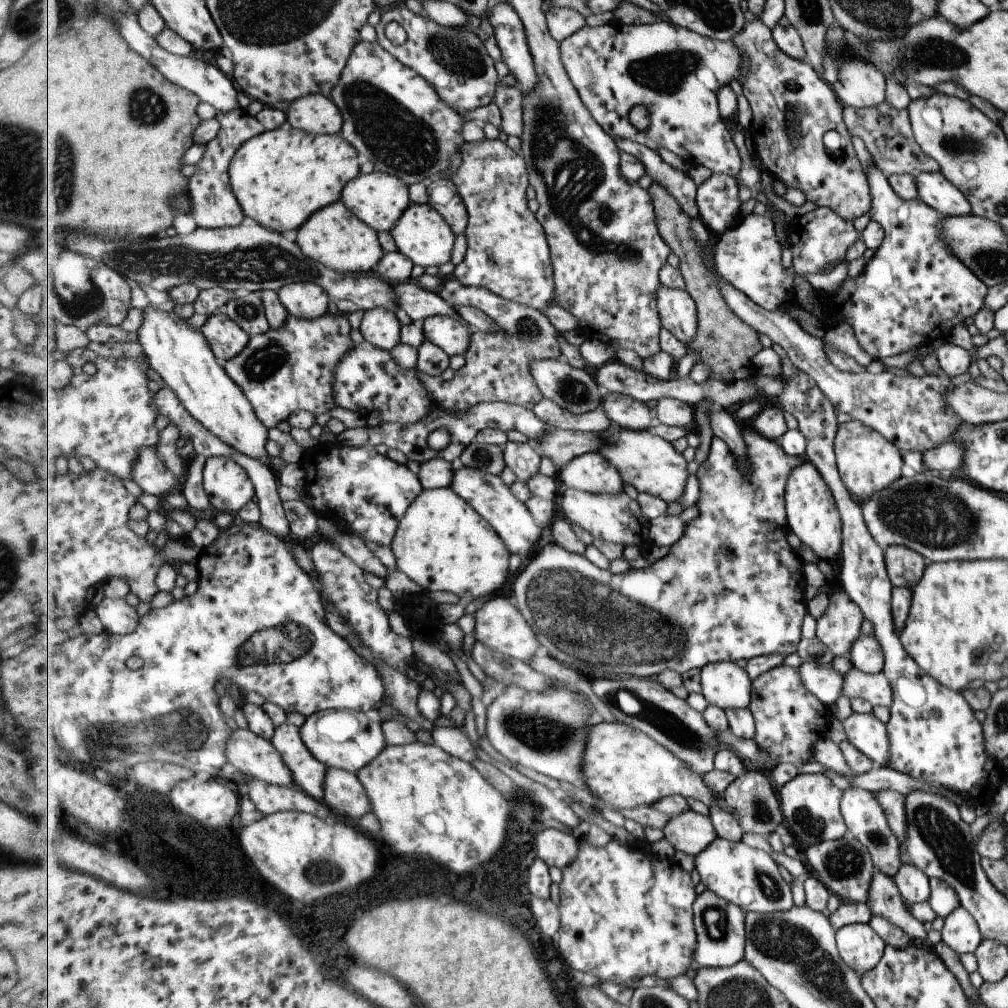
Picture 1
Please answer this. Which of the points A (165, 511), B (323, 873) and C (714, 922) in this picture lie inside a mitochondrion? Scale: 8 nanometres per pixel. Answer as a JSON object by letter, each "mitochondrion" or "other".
{"A":"other","B":"mitochondrion","C":"mitochondrion"}

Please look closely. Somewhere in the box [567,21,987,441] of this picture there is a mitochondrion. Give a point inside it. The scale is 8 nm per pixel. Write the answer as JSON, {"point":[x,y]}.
{"point":[924,53]}

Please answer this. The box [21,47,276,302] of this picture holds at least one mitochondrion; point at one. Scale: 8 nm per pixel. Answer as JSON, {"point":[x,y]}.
{"point":[140,109]}

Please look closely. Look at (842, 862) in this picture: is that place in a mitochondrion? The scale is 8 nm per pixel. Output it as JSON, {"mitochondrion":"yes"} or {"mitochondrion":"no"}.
{"mitochondrion":"yes"}

